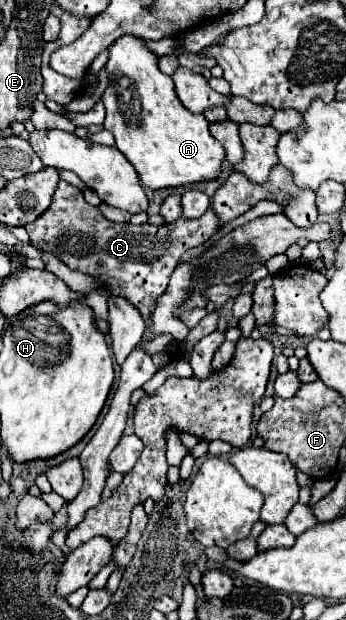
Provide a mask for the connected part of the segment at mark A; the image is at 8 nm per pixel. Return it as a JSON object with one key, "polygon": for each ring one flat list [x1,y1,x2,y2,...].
{"polygon":[[133,34,117,38,107,52,109,86,101,96,107,110,103,126,115,136,121,154,135,166,141,184,157,190,217,178,225,150,209,134,207,118,195,116,181,106,173,78,157,66,159,56,147,48,145,40]]}

